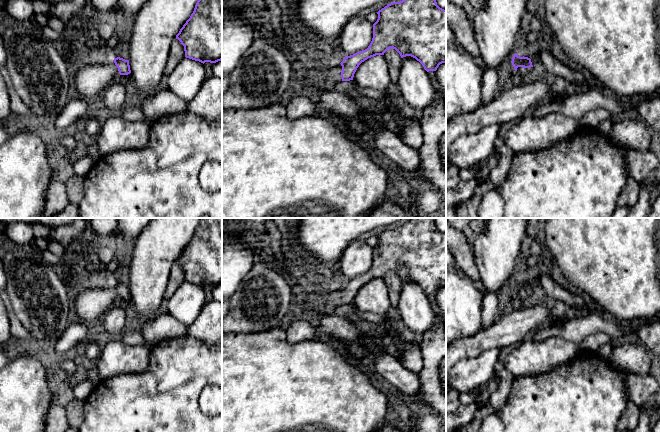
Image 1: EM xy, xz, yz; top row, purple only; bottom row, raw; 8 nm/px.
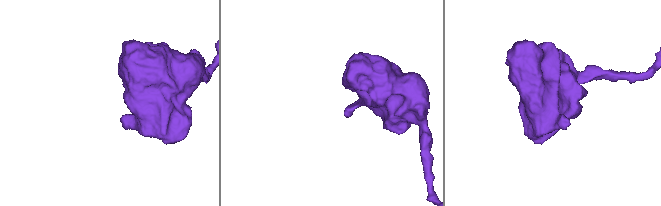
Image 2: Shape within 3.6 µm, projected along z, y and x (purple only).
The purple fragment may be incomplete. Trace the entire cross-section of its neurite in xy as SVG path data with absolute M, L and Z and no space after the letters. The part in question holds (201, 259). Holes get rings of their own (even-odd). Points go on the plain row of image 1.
M201 218L194 235L176 259L184 270L185 281L201 287L222 284L222 218Z

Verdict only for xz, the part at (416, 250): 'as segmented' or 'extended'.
extended

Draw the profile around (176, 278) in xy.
M175 262L172 265L170 271L169 281L163 300L164 305L172 297L172 295L175 293L175 291L184 281L185 281L184 270L181 268L181 266L178 263Z

